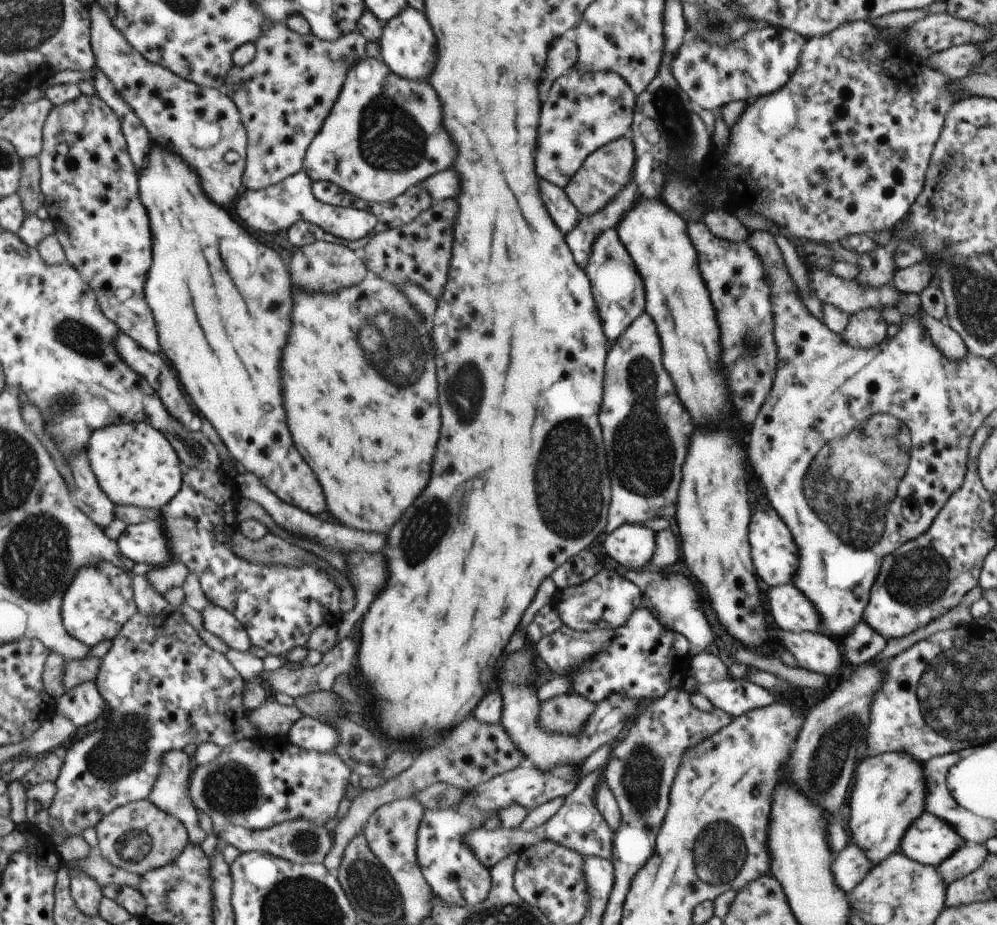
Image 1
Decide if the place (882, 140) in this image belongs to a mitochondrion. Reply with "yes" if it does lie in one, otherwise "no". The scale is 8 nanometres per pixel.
no

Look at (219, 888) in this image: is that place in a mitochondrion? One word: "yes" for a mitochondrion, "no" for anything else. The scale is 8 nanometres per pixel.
no

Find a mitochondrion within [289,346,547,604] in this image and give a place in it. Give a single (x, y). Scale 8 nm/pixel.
(424, 531)

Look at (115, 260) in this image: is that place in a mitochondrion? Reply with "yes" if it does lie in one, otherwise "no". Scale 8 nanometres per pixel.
no

